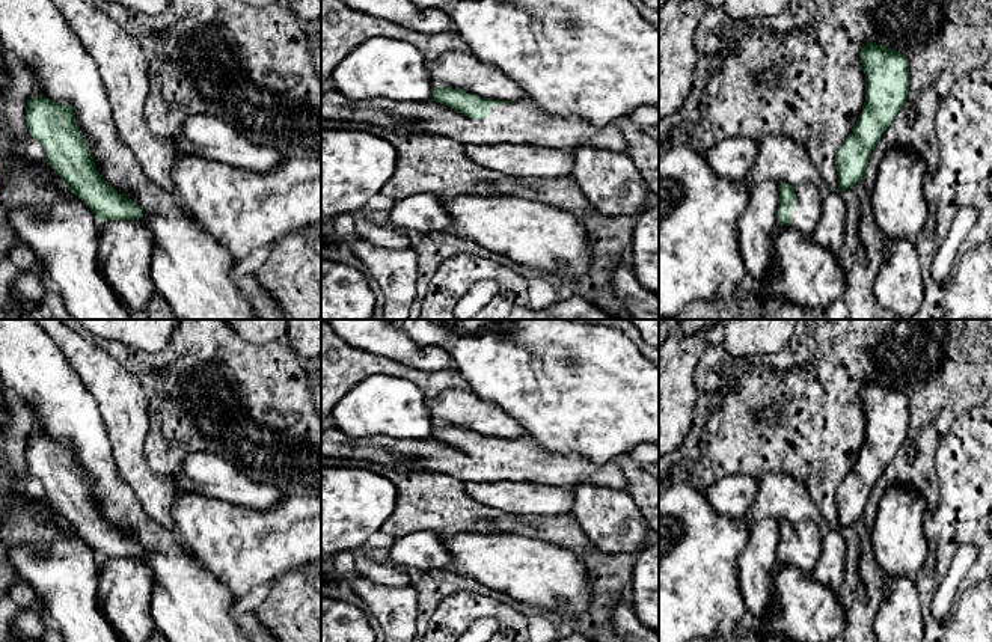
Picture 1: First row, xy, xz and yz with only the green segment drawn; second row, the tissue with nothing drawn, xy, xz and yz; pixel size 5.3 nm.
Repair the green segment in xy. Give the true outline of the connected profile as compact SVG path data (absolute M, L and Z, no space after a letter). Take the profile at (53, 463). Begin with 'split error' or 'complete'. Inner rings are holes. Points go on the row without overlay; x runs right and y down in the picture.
complete; M29 434L26 443L26 461L29 470L36 476L44 488L45 497L66 521L71 530L80 535L98 558L139 558L143 550L130 535L112 526L96 509L89 482L83 478L72 445L69 442L51 440L47 434Z

